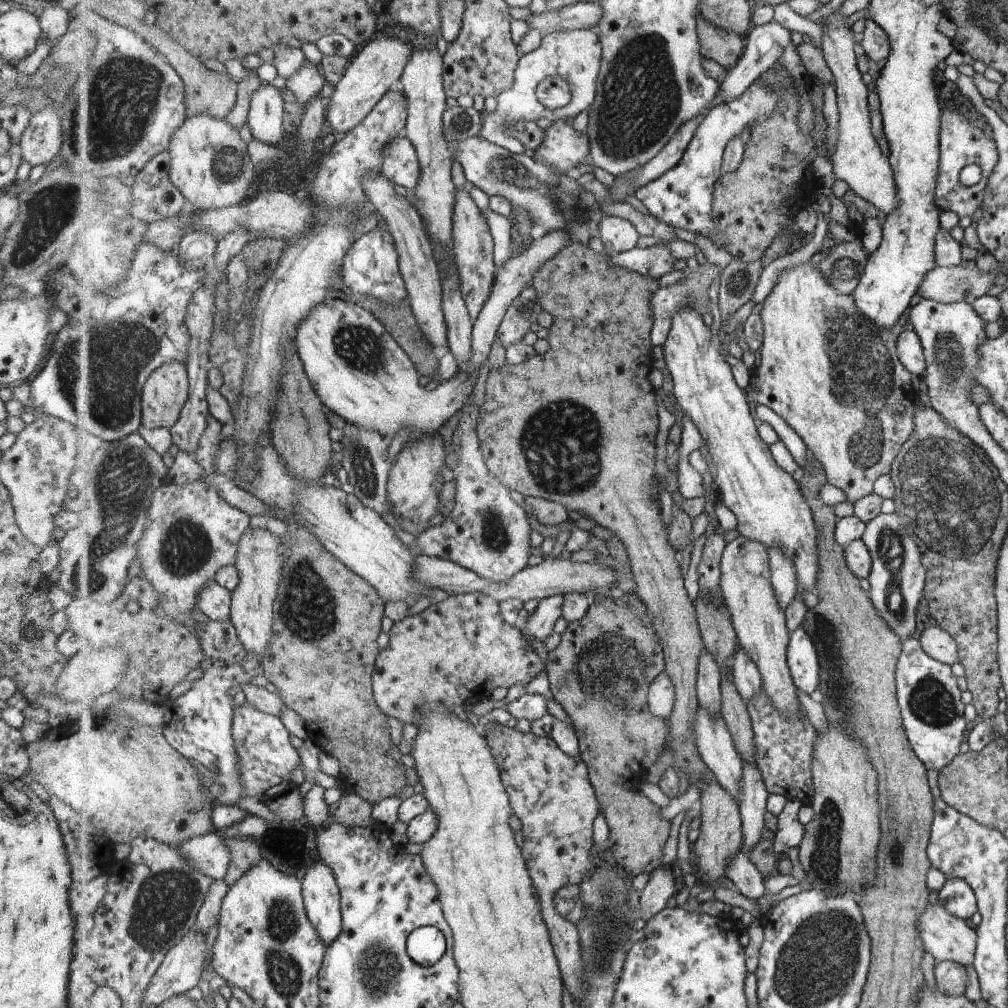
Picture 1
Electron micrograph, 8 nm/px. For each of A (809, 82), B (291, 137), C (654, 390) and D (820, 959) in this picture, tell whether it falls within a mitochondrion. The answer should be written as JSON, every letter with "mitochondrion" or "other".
{"A":"other","B":"other","C":"other","D":"mitochondrion"}

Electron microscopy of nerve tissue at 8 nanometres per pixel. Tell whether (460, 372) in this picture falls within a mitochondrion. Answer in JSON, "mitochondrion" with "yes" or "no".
{"mitochondrion":"no"}

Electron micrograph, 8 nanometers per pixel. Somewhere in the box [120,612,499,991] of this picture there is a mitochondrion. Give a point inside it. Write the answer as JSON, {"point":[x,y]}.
{"point":[159,914]}

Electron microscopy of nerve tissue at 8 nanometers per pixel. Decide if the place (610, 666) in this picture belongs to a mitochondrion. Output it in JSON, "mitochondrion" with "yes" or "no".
{"mitochondrion":"yes"}

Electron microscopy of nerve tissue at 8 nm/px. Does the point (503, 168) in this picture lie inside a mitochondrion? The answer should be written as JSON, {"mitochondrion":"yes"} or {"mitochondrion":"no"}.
{"mitochondrion":"yes"}

